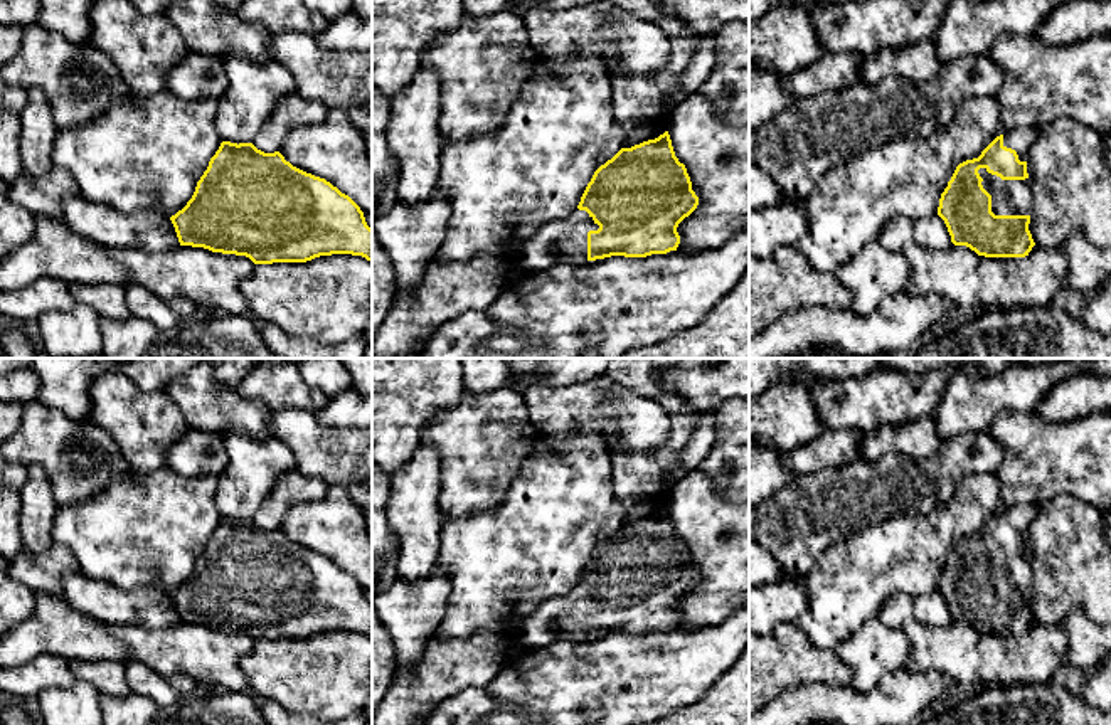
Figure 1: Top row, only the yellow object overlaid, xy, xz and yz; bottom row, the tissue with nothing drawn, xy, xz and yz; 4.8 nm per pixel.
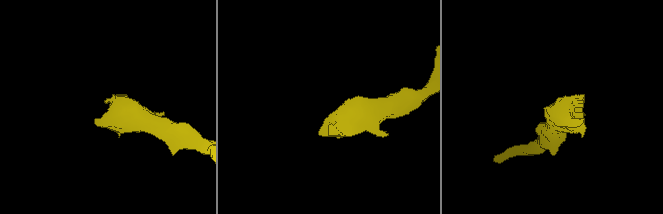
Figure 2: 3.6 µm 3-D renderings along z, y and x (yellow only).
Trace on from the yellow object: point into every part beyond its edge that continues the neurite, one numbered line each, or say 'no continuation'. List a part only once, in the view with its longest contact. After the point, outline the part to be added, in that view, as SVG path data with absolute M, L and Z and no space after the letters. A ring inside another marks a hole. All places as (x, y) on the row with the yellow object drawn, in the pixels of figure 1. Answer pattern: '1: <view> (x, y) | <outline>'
1: yz (1009, 197) | M978 170L983 188L991 195L991 212L995 215L1030 215L1030 182L1002 180L997 175Z

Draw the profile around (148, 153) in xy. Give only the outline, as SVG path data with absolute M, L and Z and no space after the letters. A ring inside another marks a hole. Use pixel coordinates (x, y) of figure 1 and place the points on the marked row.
M165 89L152 98L135 96L113 104L103 116L56 133L52 161L69 172L79 195L123 214L150 210L175 215L192 198L197 182L219 150L215 128L219 99L185 101Z

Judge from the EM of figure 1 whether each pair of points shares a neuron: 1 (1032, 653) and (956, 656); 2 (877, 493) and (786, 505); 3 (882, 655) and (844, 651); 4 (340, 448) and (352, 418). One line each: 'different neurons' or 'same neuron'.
1: same neuron
2: same neuron
3: same neuron
4: different neurons

